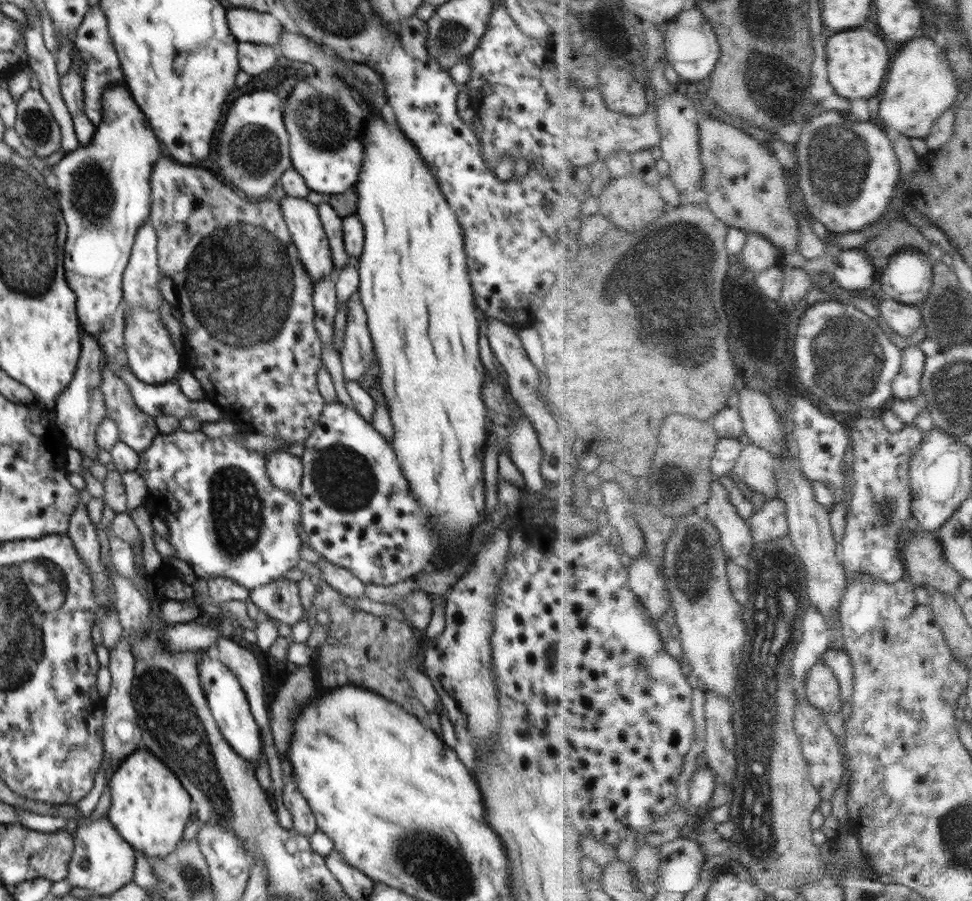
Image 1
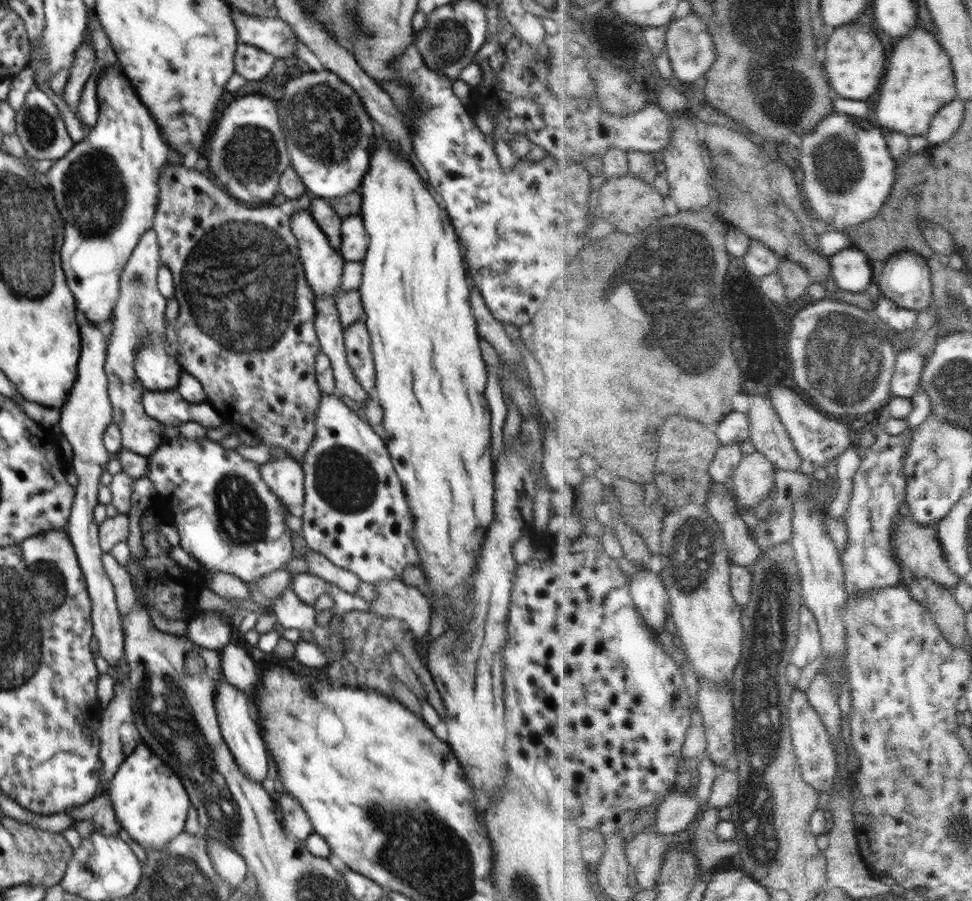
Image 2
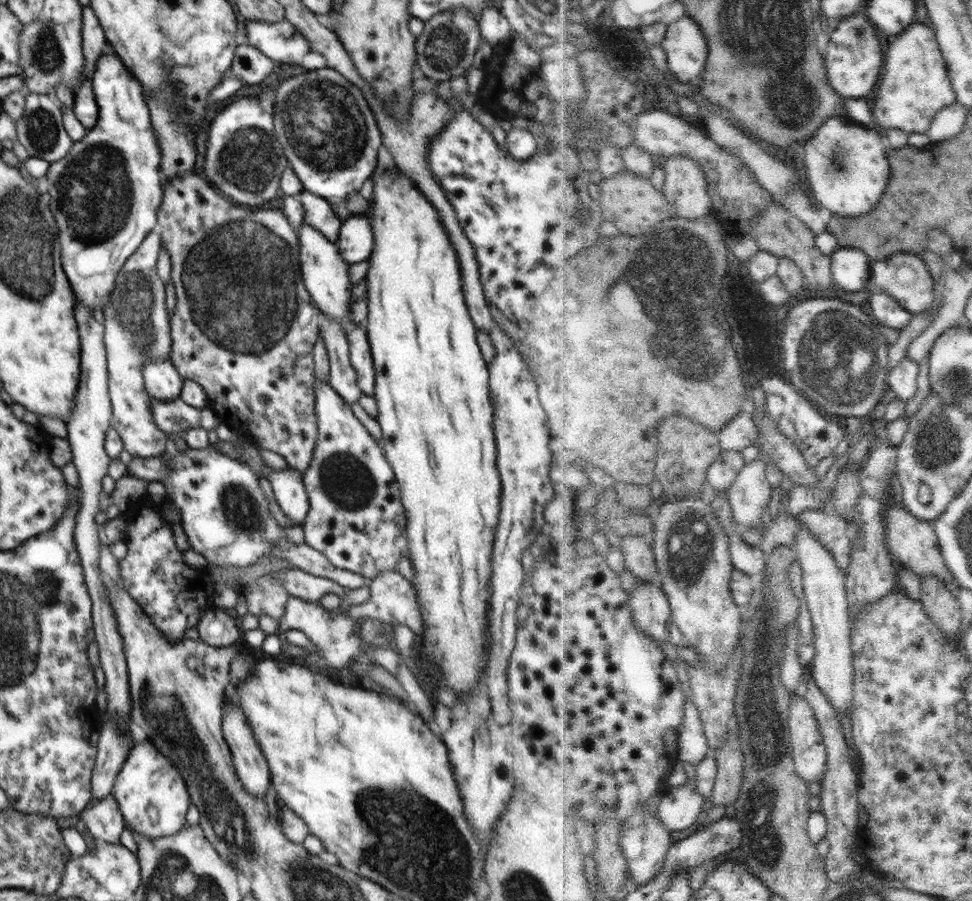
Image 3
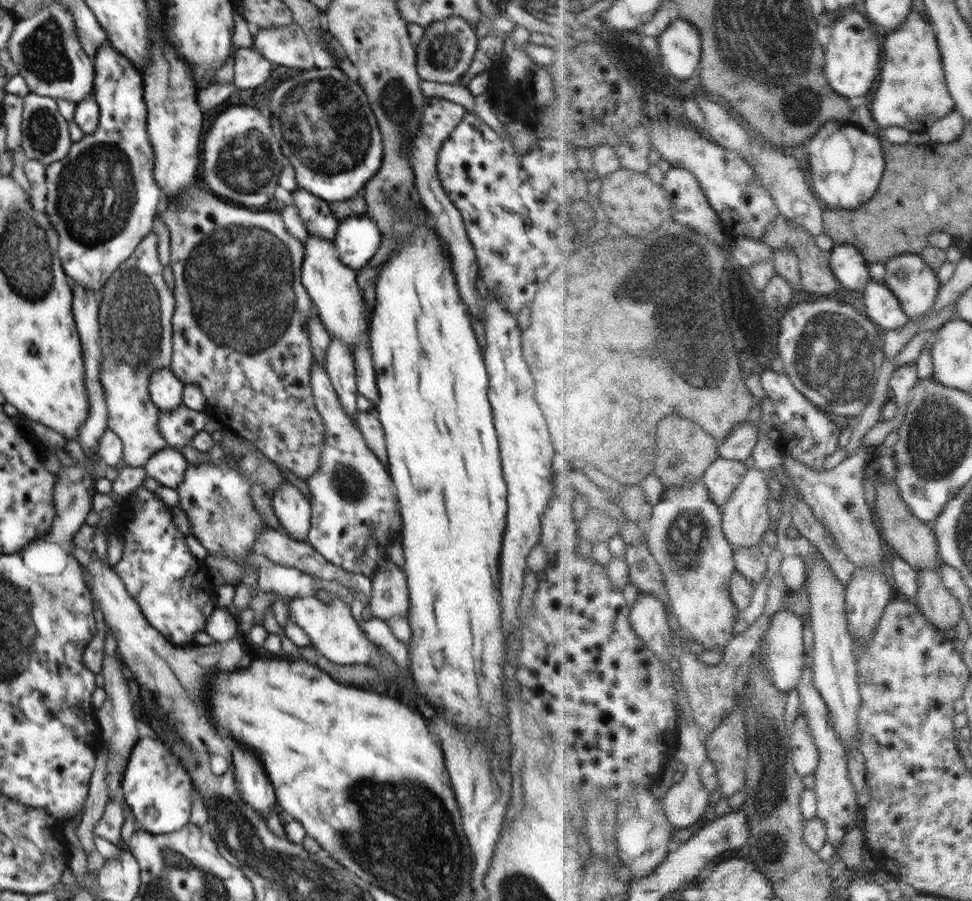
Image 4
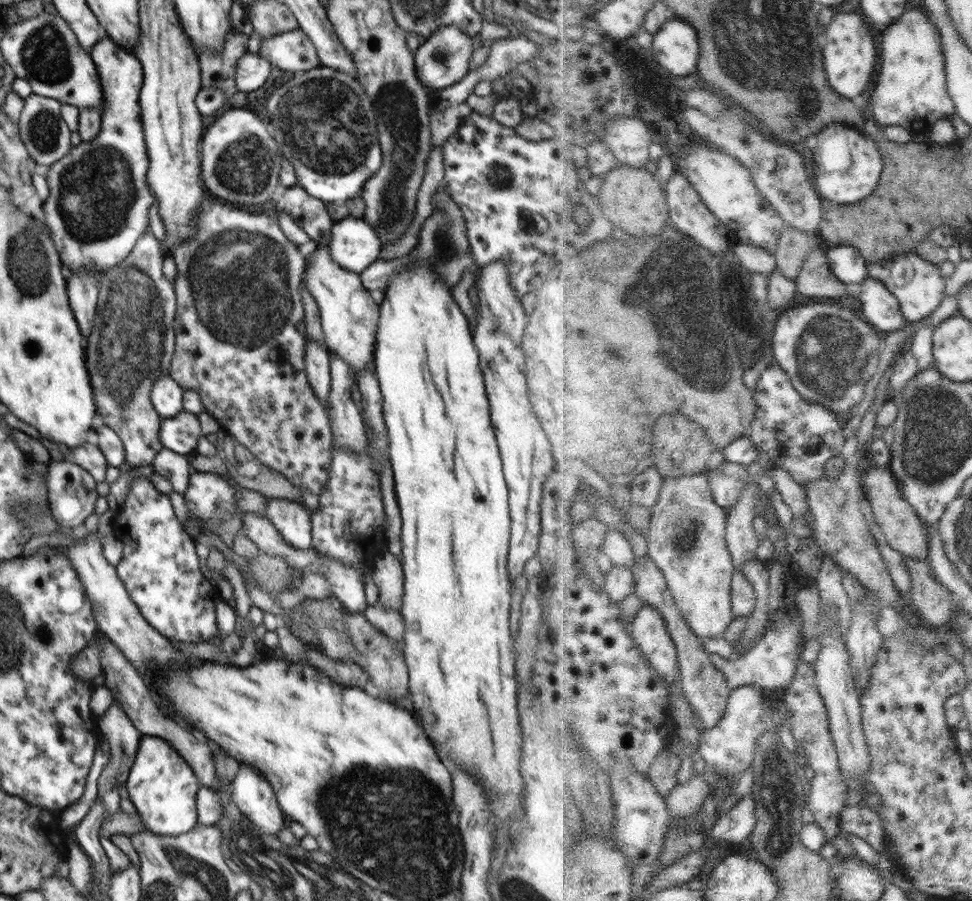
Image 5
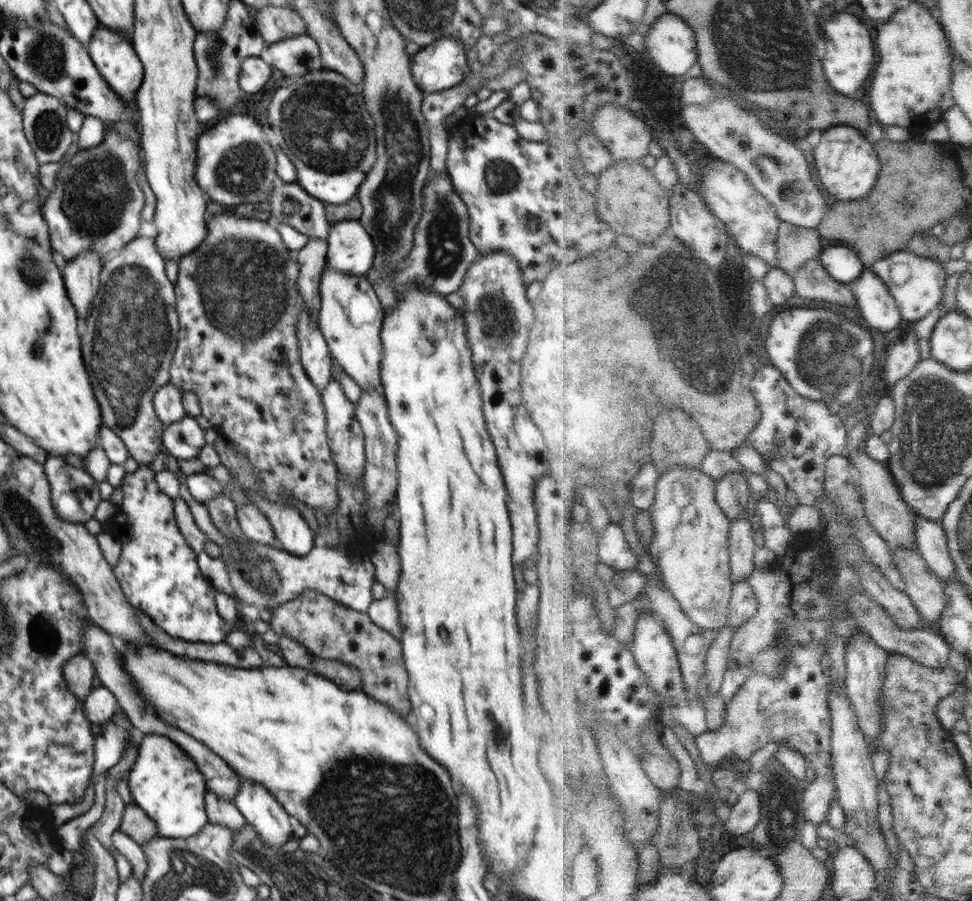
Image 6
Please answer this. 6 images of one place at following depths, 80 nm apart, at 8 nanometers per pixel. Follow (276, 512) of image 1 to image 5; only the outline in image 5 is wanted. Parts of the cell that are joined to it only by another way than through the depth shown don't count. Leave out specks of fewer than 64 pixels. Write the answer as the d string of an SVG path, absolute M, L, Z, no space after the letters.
M192 470L189 486L184 498L192 518L201 521L222 519L230 520L235 513L234 491L224 477Z

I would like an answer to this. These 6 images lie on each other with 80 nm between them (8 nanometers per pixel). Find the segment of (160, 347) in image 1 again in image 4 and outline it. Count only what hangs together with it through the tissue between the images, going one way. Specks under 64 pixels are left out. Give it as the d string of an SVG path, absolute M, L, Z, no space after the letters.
M170 368L152 373L150 382L148 382L150 401L161 412L169 412L169 410L176 410L180 407L184 388L184 382L180 382Z

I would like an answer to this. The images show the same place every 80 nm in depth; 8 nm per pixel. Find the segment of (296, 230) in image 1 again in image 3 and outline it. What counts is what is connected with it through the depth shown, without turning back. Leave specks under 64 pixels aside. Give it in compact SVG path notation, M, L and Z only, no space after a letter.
M303 220L301 229L297 232L300 245L299 261L303 285L312 297L314 304L330 318L335 318L346 334L354 331L355 324L351 319L351 288L353 284L349 275L349 263L339 253L338 247L328 240L321 232Z

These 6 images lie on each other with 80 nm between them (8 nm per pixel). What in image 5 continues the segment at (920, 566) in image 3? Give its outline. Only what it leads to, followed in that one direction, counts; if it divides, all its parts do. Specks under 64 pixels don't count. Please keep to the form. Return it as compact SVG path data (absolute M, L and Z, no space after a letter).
M872 466L868 468L867 475L864 476L864 485L868 490L868 510L871 512L875 524L884 529L884 534L889 539L889 543L896 550L901 550L906 558L929 560L930 537L928 524L918 514L917 508L906 498L905 490L902 489L895 473L885 467Z

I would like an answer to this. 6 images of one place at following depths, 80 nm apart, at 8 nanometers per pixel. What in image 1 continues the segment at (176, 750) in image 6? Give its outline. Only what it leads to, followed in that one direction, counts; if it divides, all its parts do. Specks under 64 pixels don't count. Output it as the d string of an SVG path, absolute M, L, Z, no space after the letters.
M142 745L136 749L134 754L129 754L124 762L120 762L110 773L108 784L110 786L110 794L112 804L107 815L110 823L114 825L114 829L119 836L132 846L138 853L146 855L148 858L160 857L164 858L176 850L179 842L183 838L186 824L190 820L192 814L192 799L185 788L182 788L180 780L170 769L156 756L146 752L147 748L142 750Z

